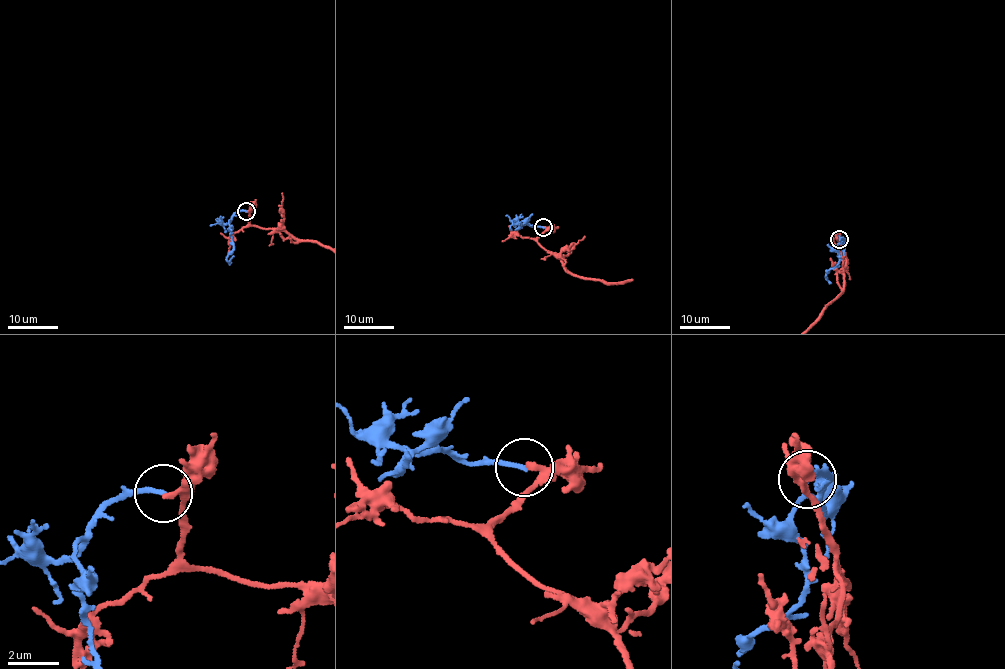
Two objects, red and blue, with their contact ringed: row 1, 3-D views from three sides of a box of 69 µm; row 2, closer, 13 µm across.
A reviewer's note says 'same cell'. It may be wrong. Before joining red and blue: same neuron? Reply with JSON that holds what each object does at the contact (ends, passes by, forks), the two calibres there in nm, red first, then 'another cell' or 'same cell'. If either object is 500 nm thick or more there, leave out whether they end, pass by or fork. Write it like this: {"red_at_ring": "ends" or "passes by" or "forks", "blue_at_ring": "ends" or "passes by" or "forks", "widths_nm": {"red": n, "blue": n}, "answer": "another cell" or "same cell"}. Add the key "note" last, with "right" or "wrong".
{"red_at_ring": "passes by", "blue_at_ring": "ends", "widths_nm": {"red": 200, "blue": 200}, "answer": "another cell", "note": "wrong"}

